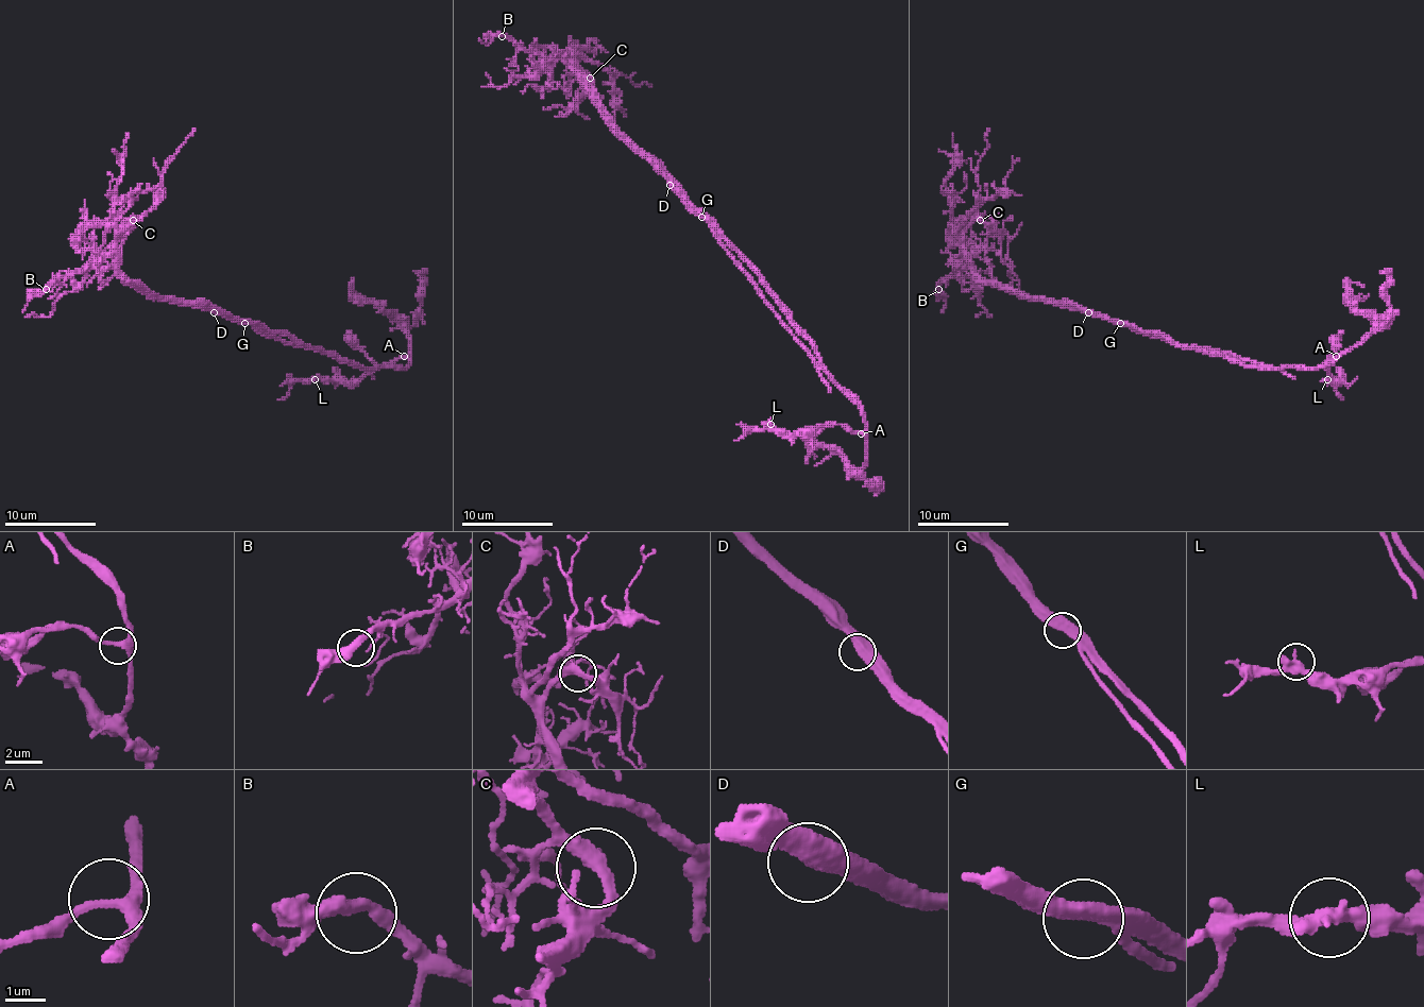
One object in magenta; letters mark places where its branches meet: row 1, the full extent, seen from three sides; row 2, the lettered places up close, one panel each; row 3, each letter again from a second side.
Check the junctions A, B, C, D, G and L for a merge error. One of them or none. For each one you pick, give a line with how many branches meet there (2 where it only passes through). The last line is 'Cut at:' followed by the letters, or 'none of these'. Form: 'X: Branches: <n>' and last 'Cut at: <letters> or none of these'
Cut at: none of these

